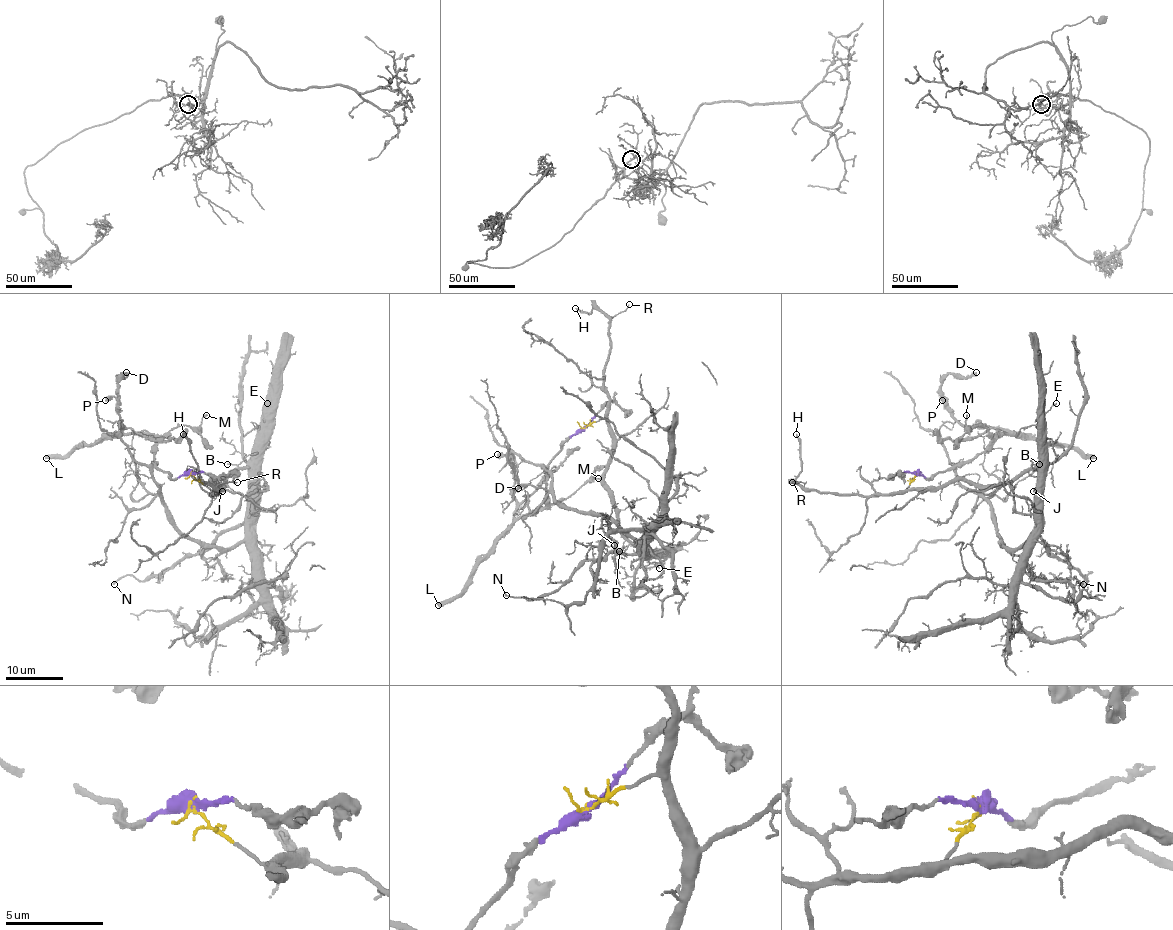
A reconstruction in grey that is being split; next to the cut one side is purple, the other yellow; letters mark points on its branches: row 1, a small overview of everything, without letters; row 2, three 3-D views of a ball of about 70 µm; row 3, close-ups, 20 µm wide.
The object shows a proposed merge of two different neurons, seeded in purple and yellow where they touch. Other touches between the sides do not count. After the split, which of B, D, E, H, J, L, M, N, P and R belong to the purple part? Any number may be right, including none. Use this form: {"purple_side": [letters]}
{"purple_side": ["D", "L", "M", "P"]}

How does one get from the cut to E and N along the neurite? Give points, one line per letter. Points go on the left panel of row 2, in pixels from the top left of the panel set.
E: (191, 474), (215, 490), (220, 488), (212, 479), (221, 485), (248, 464), (267, 403)
N: (191, 474), (215, 490), (212, 479), (218, 485), (246, 468), (247, 514), (158, 574), (125, 574), (113, 585)

